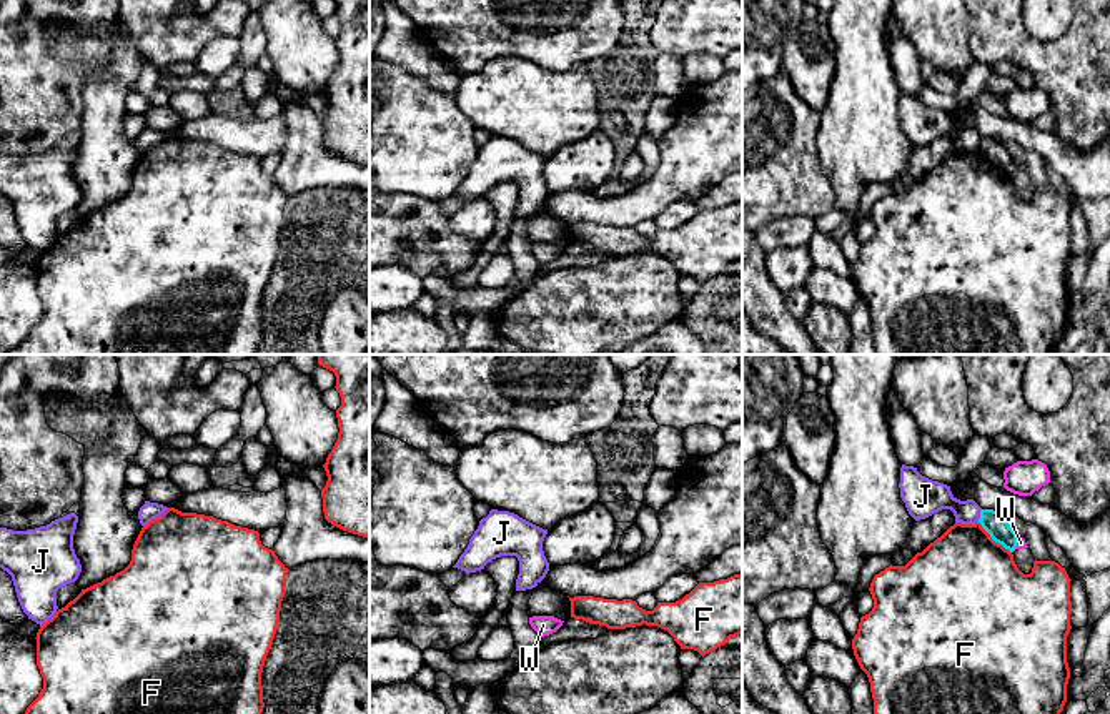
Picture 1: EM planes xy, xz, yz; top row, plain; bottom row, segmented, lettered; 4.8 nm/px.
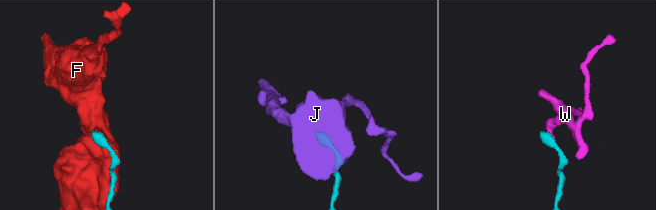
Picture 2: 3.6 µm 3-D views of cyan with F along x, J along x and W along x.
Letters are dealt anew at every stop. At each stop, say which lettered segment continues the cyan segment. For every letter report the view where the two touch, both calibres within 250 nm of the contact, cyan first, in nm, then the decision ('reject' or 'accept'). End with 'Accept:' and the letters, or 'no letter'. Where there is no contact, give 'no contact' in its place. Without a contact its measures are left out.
F: yz | 110/500 nm | reject
J: yz | 110/150 nm | reject
W: yz | 110/50 nm | reject
Accept: no letter

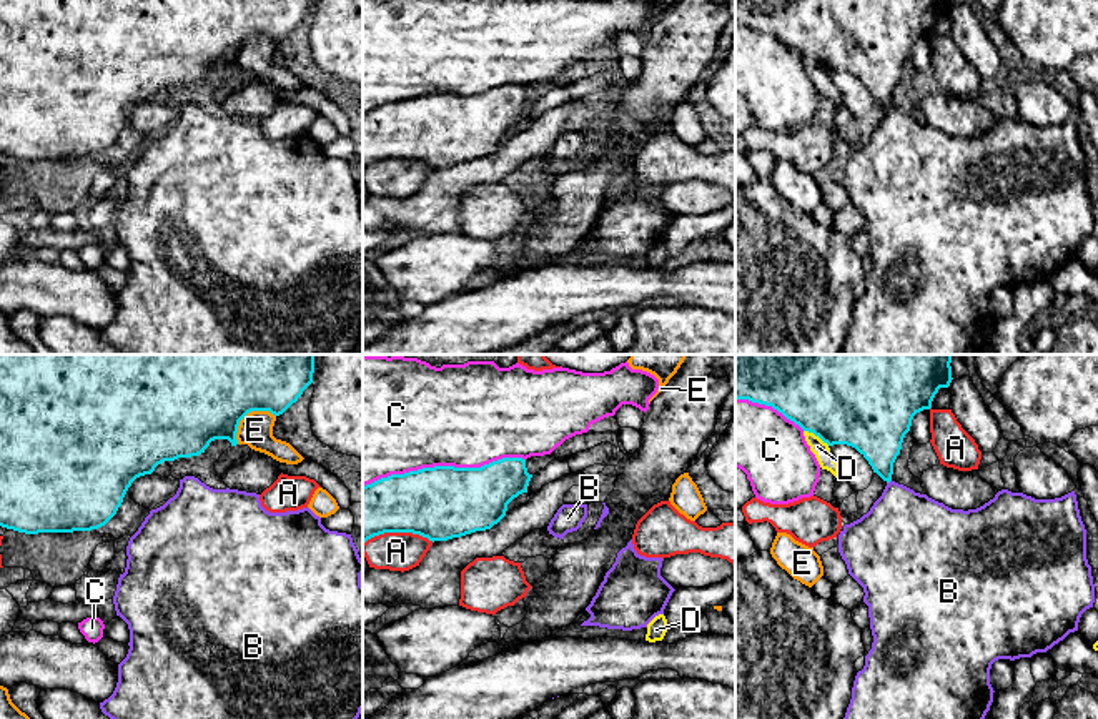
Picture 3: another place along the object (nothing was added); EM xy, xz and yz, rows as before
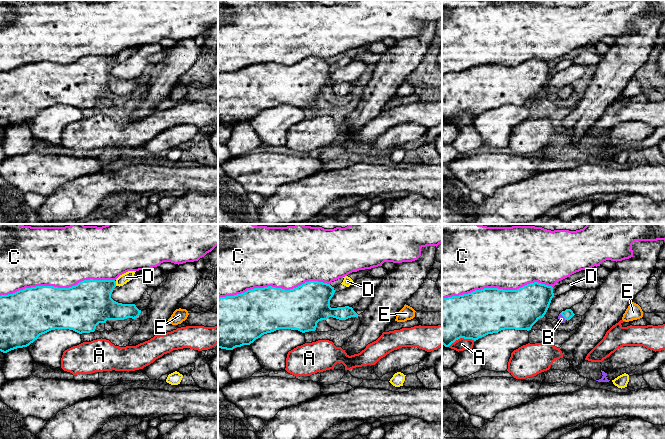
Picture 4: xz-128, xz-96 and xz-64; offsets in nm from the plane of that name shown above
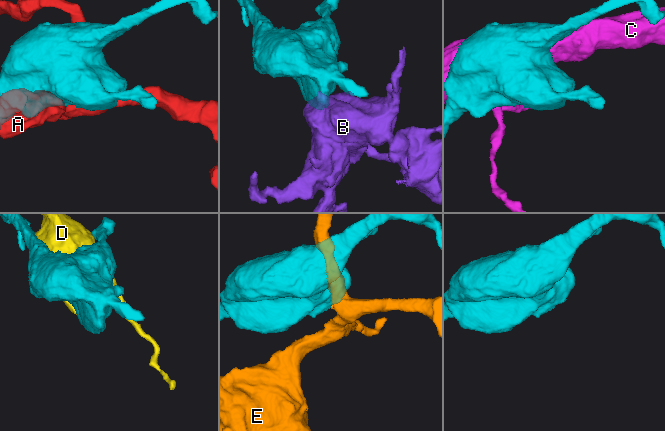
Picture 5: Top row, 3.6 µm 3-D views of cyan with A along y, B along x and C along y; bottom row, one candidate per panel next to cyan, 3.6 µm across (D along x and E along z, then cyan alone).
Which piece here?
A: xz | 360/190 nm | reject
B: yz | 260/380 nm | accept
C: xz | 360/480 nm | reject
D: yz | 500/80 nm | reject
E: xy | 500/160 nm | reject
Accept: B

